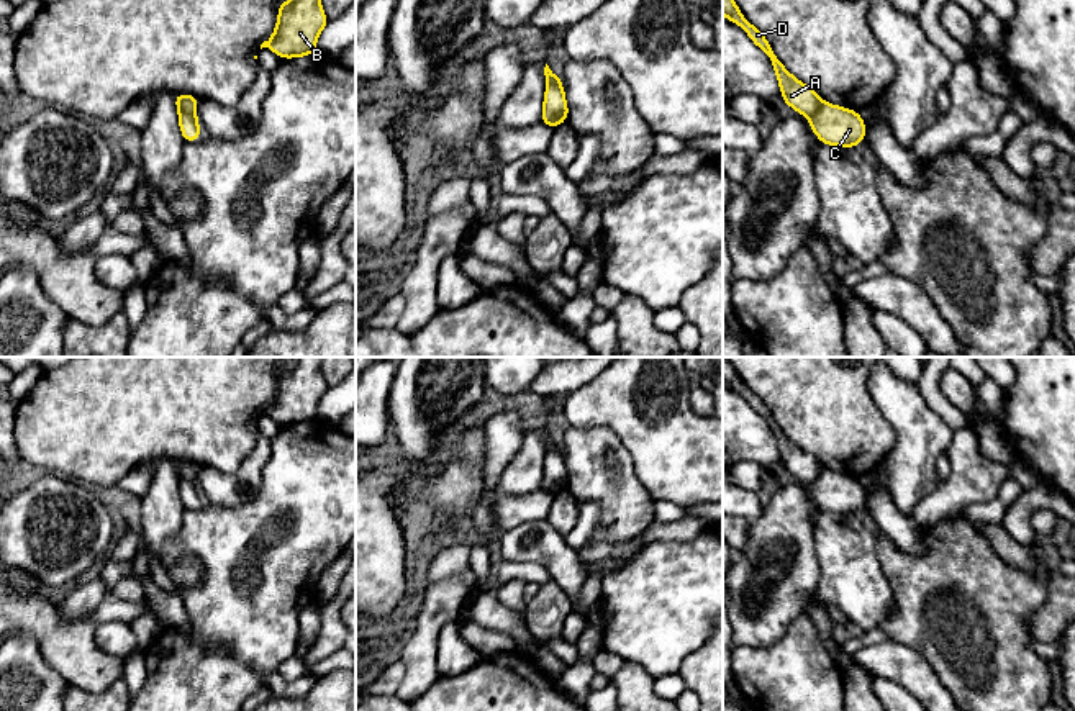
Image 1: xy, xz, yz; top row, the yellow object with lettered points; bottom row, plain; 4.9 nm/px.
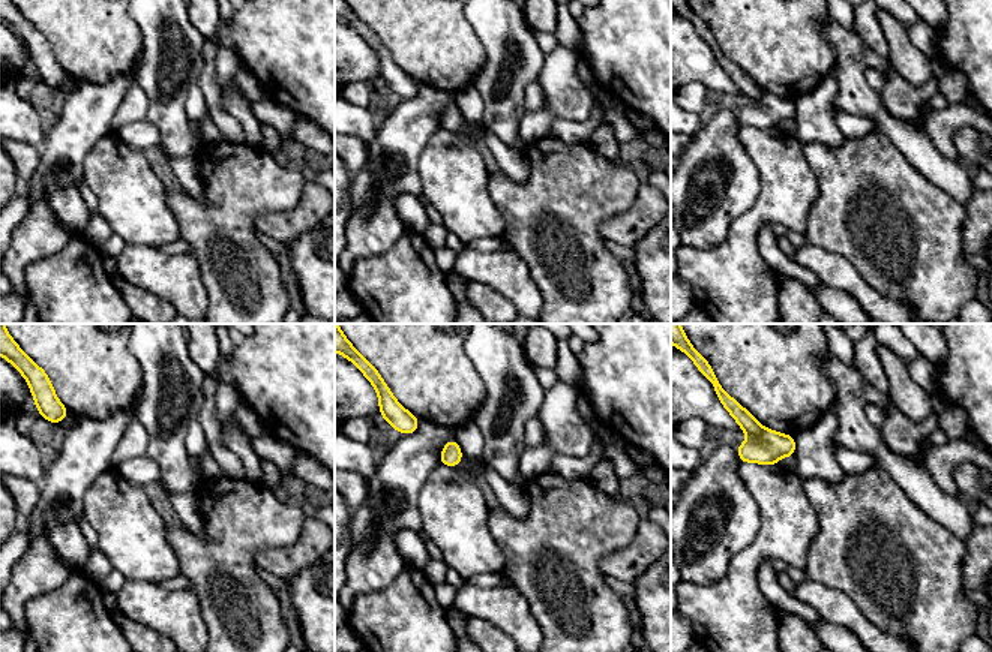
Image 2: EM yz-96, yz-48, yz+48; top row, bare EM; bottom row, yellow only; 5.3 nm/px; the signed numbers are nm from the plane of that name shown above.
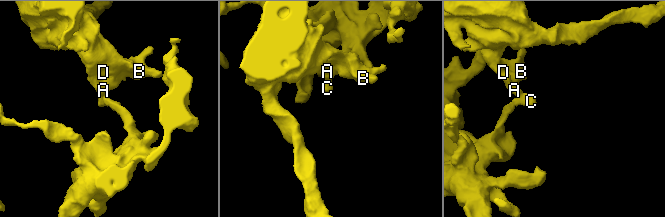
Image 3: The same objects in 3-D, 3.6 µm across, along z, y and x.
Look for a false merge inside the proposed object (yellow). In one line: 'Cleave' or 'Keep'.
Cleave

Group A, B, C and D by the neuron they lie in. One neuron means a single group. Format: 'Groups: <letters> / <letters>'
Groups: A B D / C

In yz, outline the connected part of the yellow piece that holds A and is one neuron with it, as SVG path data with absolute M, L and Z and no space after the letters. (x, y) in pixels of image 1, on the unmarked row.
M723 357L723 382L734 392L741 393L752 410L767 421L775 437L783 470L803 483L813 483L821 475L823 467L811 454L801 451L785 436L762 398L744 385L729 357Z

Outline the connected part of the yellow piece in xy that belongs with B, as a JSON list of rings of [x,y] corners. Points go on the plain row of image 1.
[[[295,357],[290,369],[280,369],[275,398],[261,416],[267,414],[282,426],[315,421],[318,403],[329,388],[320,372],[321,359]]]

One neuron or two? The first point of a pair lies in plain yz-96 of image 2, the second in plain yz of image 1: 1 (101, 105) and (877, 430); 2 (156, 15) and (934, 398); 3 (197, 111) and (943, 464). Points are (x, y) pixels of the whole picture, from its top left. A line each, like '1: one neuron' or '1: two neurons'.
1: two neurons
2: two neurons
3: one neuron

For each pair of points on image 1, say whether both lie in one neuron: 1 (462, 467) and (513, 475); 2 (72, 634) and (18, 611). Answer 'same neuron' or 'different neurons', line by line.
1: different neurons
2: same neuron

